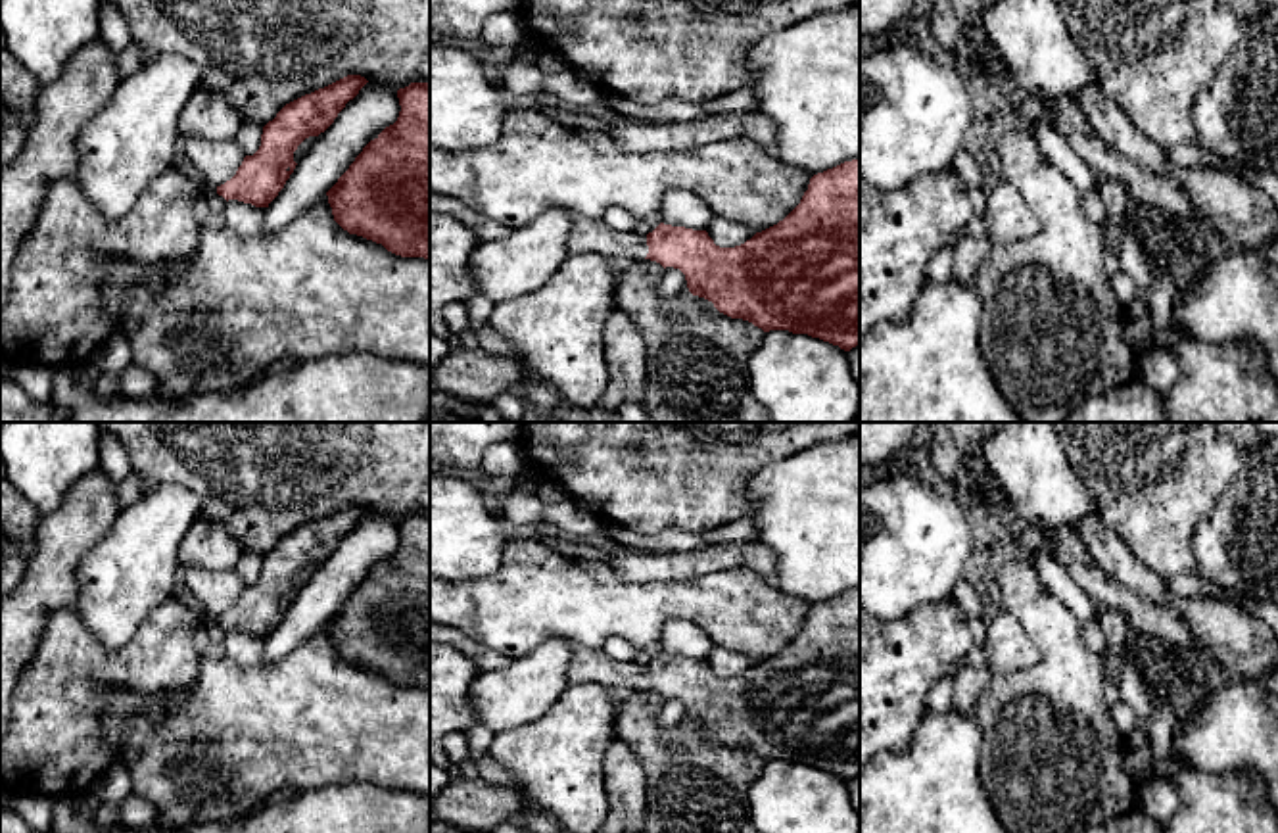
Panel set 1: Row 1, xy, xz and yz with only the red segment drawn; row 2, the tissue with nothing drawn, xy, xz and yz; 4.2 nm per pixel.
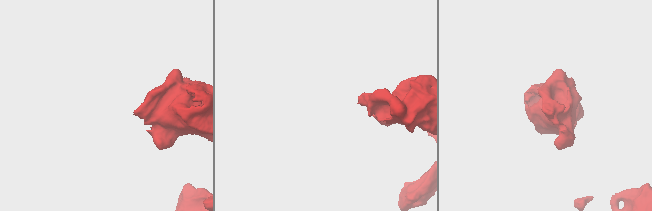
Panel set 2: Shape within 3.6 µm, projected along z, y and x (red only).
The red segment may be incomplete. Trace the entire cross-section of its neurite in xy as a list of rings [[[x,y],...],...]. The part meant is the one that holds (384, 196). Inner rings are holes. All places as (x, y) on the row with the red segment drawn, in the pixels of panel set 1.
[[[430,83],[397,90],[399,117],[326,192],[349,234],[401,257],[430,259]]]

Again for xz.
[[[860,157],[814,175],[800,203],[783,221],[735,248],[716,246],[706,230],[660,223],[643,236],[614,230],[603,219],[572,213],[568,253],[599,253],[606,259],[627,257],[631,261],[651,259],[664,269],[679,269],[693,296],[712,301],[720,313],[731,319],[748,321],[764,332],[808,334],[850,351],[860,345]]]

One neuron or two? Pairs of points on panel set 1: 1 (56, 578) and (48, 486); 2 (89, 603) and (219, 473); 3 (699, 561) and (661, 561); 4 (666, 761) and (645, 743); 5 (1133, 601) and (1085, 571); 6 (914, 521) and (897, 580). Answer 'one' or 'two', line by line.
1: two
2: two
3: one
4: one
5: one
6: one

